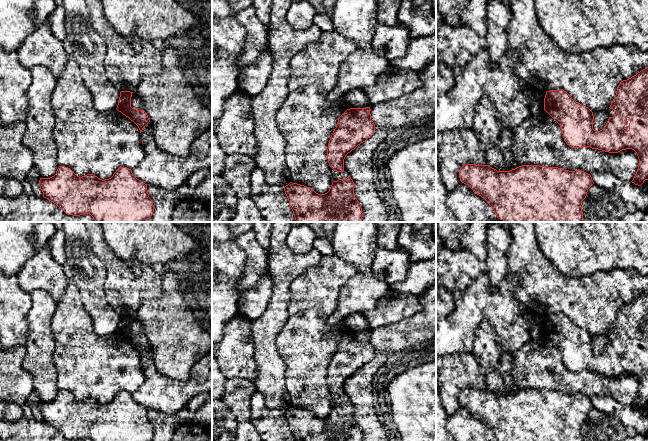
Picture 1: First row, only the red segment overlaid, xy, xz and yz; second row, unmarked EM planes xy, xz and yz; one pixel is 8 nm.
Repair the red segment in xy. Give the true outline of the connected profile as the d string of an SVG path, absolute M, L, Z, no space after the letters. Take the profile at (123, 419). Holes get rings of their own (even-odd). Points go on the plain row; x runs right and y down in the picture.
M59 390L54 400L40 402L39 410L43 421L68 439L151 441L154 436L147 408L124 390L105 404L93 398L79 401L70 392Z

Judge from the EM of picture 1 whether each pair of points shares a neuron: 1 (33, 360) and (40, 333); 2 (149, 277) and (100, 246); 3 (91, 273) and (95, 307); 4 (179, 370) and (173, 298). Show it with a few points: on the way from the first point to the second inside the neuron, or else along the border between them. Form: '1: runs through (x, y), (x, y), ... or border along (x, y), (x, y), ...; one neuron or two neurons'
1: runs through (39, 353), (40, 340); one neuron
2: runs through (136, 281), (131, 281), (109, 259); one neuron
3: runs through (91, 281), (94, 299); one neuron
4: runs through (176, 352), (173, 316); one neuron

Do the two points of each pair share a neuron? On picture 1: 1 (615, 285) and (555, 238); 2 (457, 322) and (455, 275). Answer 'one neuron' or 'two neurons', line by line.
1: two neurons
2: two neurons

